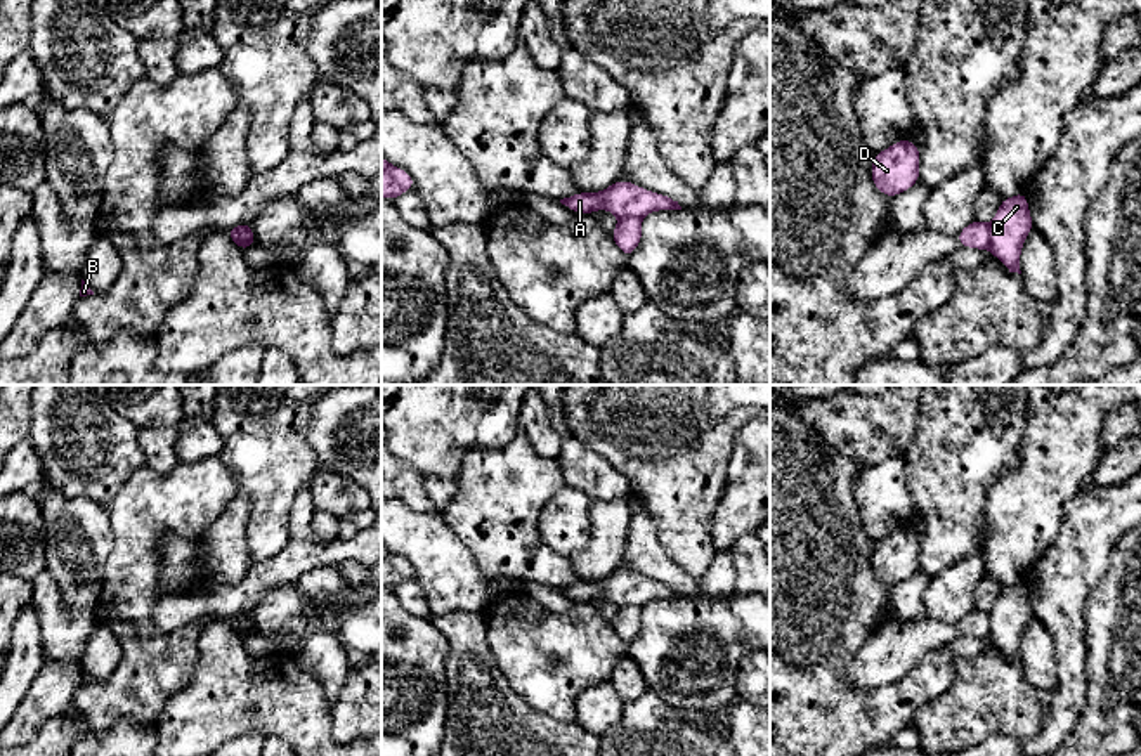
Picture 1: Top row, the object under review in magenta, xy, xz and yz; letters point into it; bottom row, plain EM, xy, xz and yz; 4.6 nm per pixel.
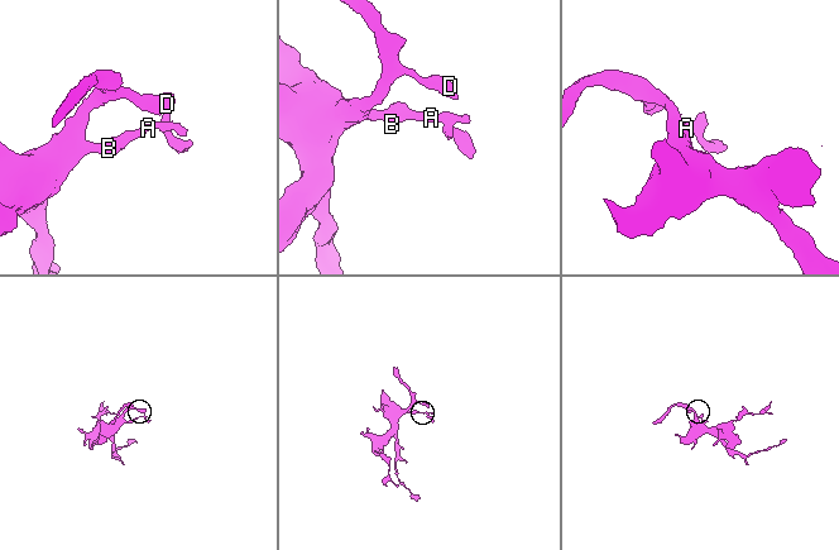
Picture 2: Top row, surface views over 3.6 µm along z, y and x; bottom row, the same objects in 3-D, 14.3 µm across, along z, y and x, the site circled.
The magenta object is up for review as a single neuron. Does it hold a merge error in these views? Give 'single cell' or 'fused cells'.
fused cells

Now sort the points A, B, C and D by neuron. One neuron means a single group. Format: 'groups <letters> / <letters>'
groups A B D / C

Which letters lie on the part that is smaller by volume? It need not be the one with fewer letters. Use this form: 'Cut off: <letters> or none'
Cut off: C

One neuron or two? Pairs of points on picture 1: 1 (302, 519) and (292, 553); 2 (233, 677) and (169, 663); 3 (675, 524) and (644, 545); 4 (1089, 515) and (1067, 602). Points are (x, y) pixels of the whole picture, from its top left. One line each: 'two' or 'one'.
1: two
2: two
3: two
4: one

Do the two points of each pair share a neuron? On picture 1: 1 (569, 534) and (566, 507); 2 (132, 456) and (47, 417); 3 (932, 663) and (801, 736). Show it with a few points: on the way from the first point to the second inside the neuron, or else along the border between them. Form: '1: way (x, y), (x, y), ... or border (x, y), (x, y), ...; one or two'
1: way (566, 527), (566, 514); one
2: way (111, 453), (92, 449), (68, 425); one
3: way (902, 696), (890, 708), (869, 718), (834, 722); one

